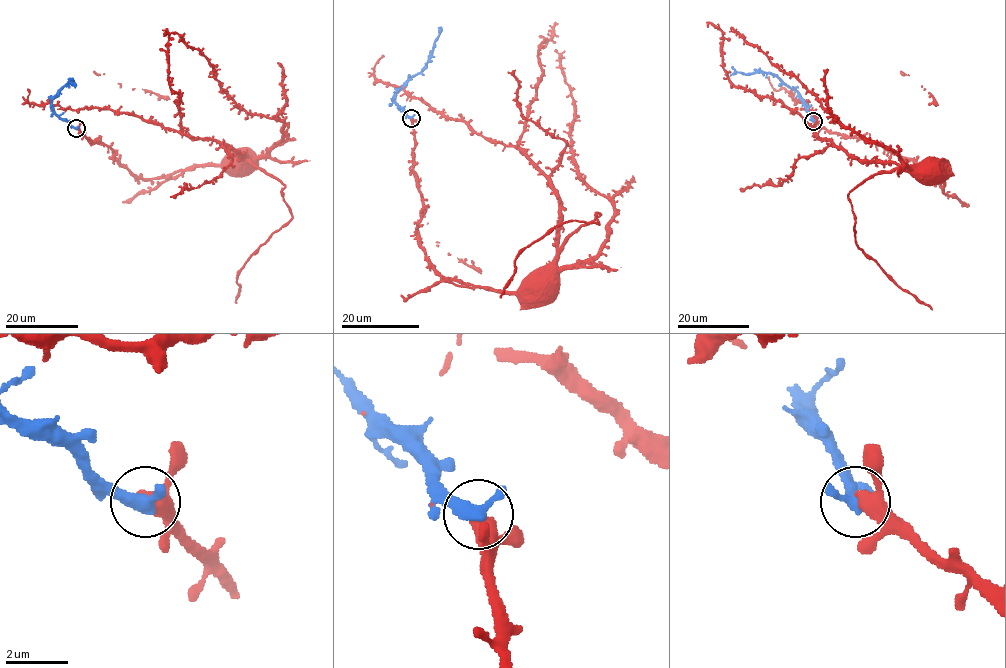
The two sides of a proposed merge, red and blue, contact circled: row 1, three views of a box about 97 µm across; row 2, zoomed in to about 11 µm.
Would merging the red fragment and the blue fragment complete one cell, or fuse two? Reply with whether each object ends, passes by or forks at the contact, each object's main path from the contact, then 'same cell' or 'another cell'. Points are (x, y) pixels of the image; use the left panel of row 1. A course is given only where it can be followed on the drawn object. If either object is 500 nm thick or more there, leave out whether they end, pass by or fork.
red runs (77, 127), (86, 138), (111, 149), (116, 160), (144, 178), (168, 177), (196, 167), (221, 166), (234, 157); blue runs (77, 128), (55, 112), (51, 101), (67, 82), (75, 86); same cell

